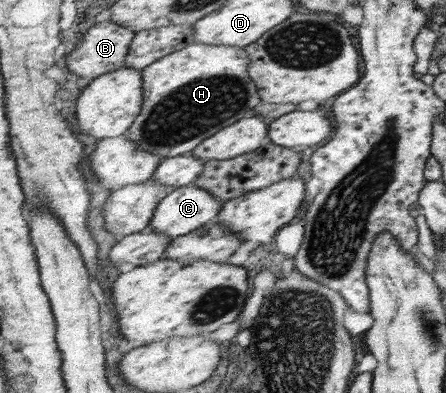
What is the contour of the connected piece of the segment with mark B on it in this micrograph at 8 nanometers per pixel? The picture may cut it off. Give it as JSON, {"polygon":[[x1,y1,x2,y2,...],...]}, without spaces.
{"polygon":[[113,20,98,22,91,26,83,34,83,38,74,45,74,49,66,57,66,67,69,67,69,70,78,76,89,80,125,68,127,53,130,53,135,35,137,35,135,30,119,22,113,22]]}

